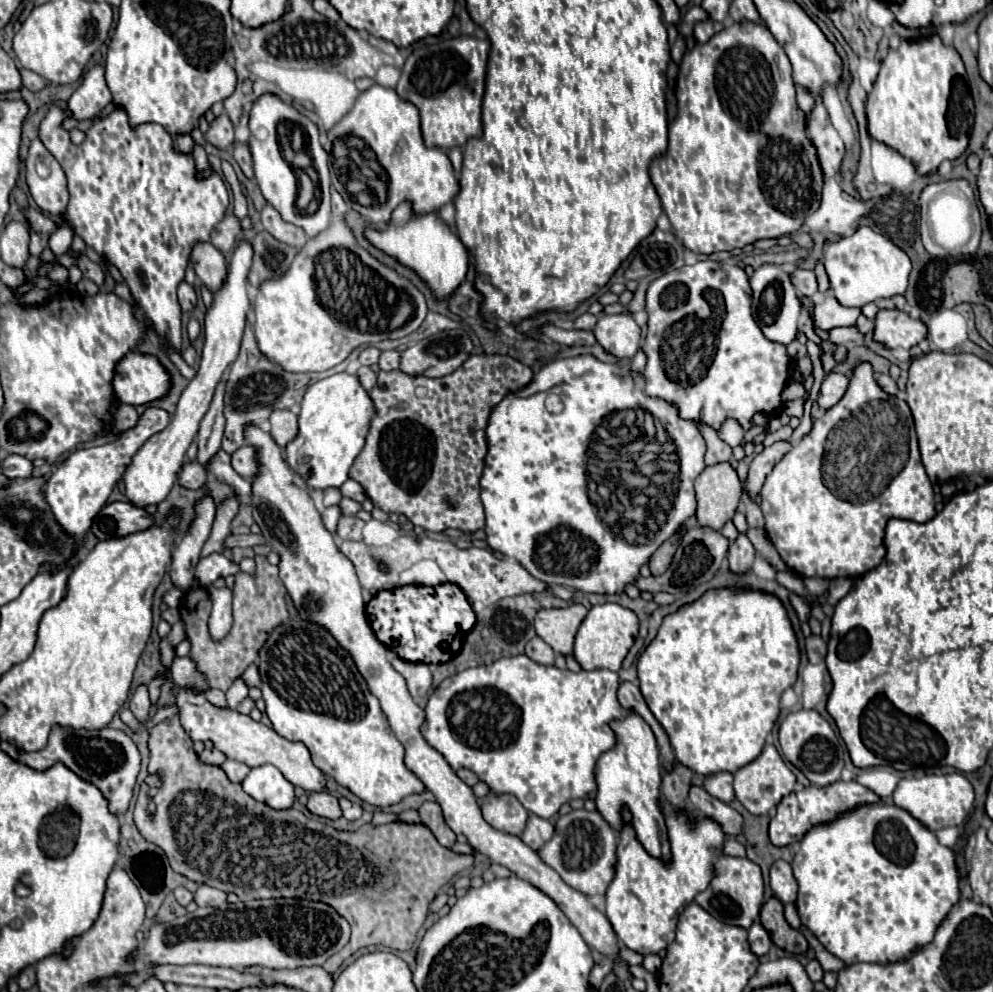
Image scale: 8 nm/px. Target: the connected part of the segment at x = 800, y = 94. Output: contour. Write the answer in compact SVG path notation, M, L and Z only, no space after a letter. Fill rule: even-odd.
M796 88L796 100L798 100L798 106L806 112L806 114L810 114L812 112L812 106L814 106L814 96L812 96L812 92L808 92L806 88Z

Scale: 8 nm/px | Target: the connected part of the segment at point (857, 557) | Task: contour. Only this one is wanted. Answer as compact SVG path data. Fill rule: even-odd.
M866 362L854 370L844 398L836 406L832 406L820 420L816 420L812 432L798 444L794 444L774 466L774 470L766 478L760 498L760 508L766 520L766 534L770 542L774 544L786 566L792 572L802 574L802 578L838 578L852 574L862 576L876 568L886 556L884 532L890 518L928 522L936 516L934 492L920 460L910 408L906 402L900 402L898 398L886 394L876 384L872 366ZM874 402L878 402L880 408L870 408ZM836 426L840 434L844 434L842 430L850 430L848 458L844 458L844 454L838 454L838 460L834 460L830 458L830 454L826 454L828 434L834 432Z

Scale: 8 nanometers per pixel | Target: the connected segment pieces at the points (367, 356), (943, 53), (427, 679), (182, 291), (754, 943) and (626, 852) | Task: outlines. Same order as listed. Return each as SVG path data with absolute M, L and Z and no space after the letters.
M370 346L370 348L364 348L364 350L362 350L362 354L360 354L358 360L360 360L364 366L372 366L372 364L378 362L378 356L380 356L380 350L374 348L374 346Z
M938 36L920 42L900 42L898 50L890 50L888 56L882 60L880 74L874 82L872 92L868 94L866 118L868 134L888 148L900 152L904 158L912 160L920 176L938 170L944 160L960 158L968 148L968 132L974 118L974 104L968 88L966 70L958 52L952 46L944 46Z
M390 652L390 664L394 666L394 670L398 670L404 676L404 680L408 684L408 690L410 690L414 700L418 700L418 698L428 694L428 690L432 686L432 674L430 674L428 664L406 662L406 660L398 658L394 652Z
M180 282L178 286L178 300L184 312L190 312L196 306L196 290L188 282Z
M756 920L750 930L748 930L748 944L750 944L750 950L756 954L756 956L764 956L768 954L770 946L772 946L772 940L768 936L768 932L764 930L764 926L760 924L760 920Z
M670 814L666 816L668 824L668 836L670 836L670 846L672 846L672 864L664 864L662 860L652 858L642 844L636 840L634 830L630 826L624 826L620 832L620 844L618 844L618 862L616 862L616 874L614 880L610 882L606 890L606 916L616 932L616 936L624 942L624 946L636 954L658 954L664 950L668 944L674 940L674 930L680 912L694 900L698 892L702 892L710 878L712 878L712 854L722 848L726 836L722 834L720 826L704 816L694 816L688 820L682 814Z

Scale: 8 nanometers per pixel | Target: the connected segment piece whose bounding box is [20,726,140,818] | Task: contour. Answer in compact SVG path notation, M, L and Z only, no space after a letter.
M56 726L44 750L20 754L20 760L38 772L52 768L52 764L56 762L62 762L66 768L76 772L76 776L94 784L102 792L102 796L108 800L110 812L118 818L122 818L124 812L128 810L136 776L140 772L140 752L136 744L128 734L124 734L122 730L114 730L110 726L102 730L72 730L72 728Z

